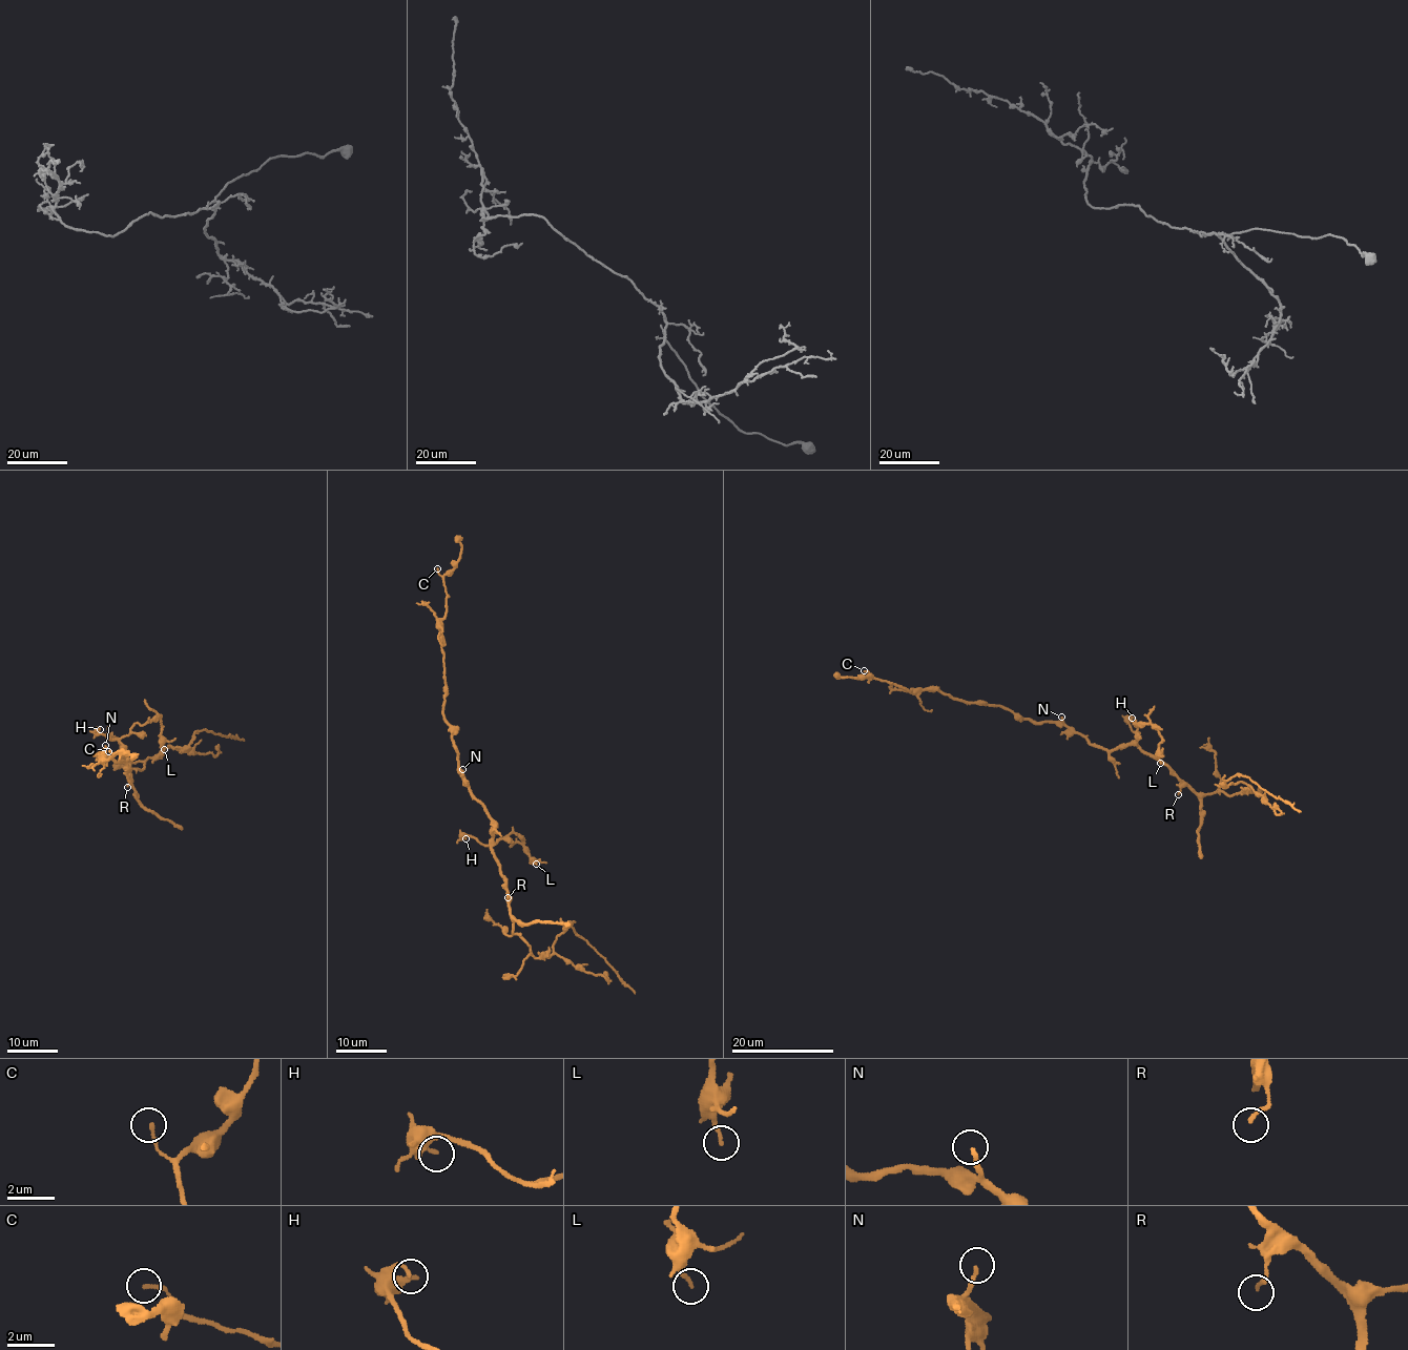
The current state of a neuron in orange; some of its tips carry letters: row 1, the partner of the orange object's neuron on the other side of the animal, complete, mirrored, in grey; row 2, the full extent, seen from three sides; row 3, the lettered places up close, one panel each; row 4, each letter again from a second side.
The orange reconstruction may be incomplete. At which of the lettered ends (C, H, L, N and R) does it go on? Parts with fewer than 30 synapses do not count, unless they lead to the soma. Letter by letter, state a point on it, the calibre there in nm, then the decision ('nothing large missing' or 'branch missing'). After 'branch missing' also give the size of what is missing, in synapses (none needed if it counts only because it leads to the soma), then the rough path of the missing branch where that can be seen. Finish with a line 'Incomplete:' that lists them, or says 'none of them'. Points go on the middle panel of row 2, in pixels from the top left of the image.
C: place (437, 568); calibre 160 nm; nothing large missing
H: place (466, 838); calibre 150 nm; nothing large missing
L: place (536, 864); calibre 150 nm; nothing large missing
N: place (462, 769); calibre 140 nm; branch missing; 30 synapses; course (462, 769), (471, 775), (466, 807), (479, 822), (478, 829)
R: place (508, 897); calibre 140 nm; nothing large missing
Incomplete: N

